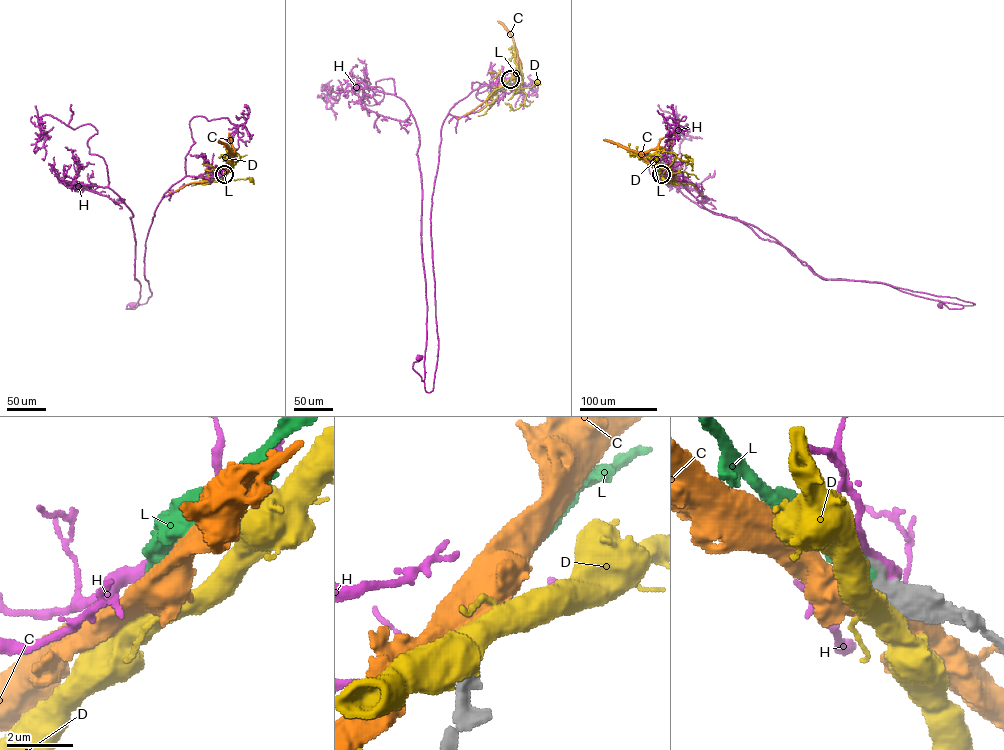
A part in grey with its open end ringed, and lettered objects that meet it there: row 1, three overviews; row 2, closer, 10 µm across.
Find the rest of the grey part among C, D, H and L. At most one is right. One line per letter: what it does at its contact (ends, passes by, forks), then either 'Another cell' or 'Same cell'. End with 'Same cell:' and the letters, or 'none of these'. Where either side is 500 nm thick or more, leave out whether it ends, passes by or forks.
C: Another cell
D: Another cell
H: Another cell
L: It ends there. Same cell
Same cell: L

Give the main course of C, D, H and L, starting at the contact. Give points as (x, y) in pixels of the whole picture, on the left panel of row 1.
C: (223, 175), (228, 167), (230, 154), (224, 144), (211, 139)
D: (223, 175), (231, 167), (231, 151), (227, 155), (233, 164), (232, 178), (251, 180)
H: (224, 174), (185, 176), (163, 196), (145, 241), (144, 274), (152, 294), (145, 303), (126, 309), (133, 304)
L: (224, 174), (233, 152)

